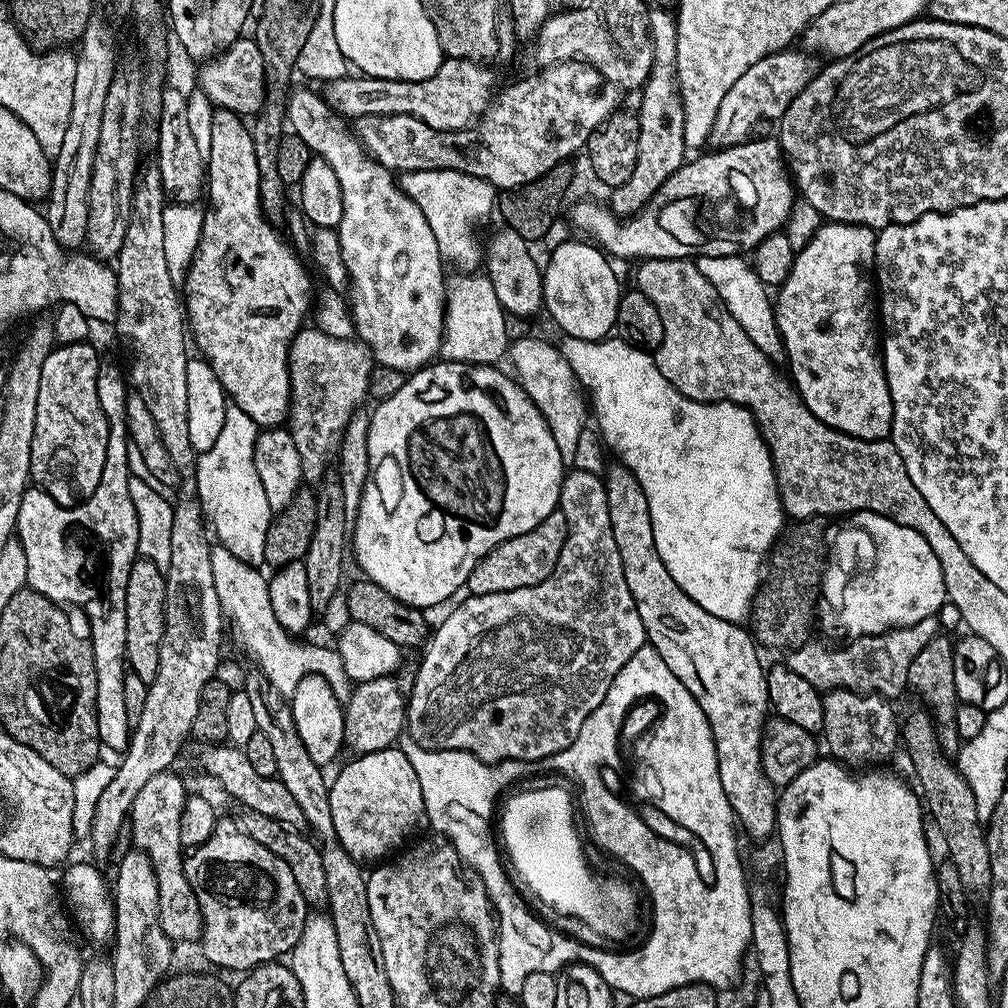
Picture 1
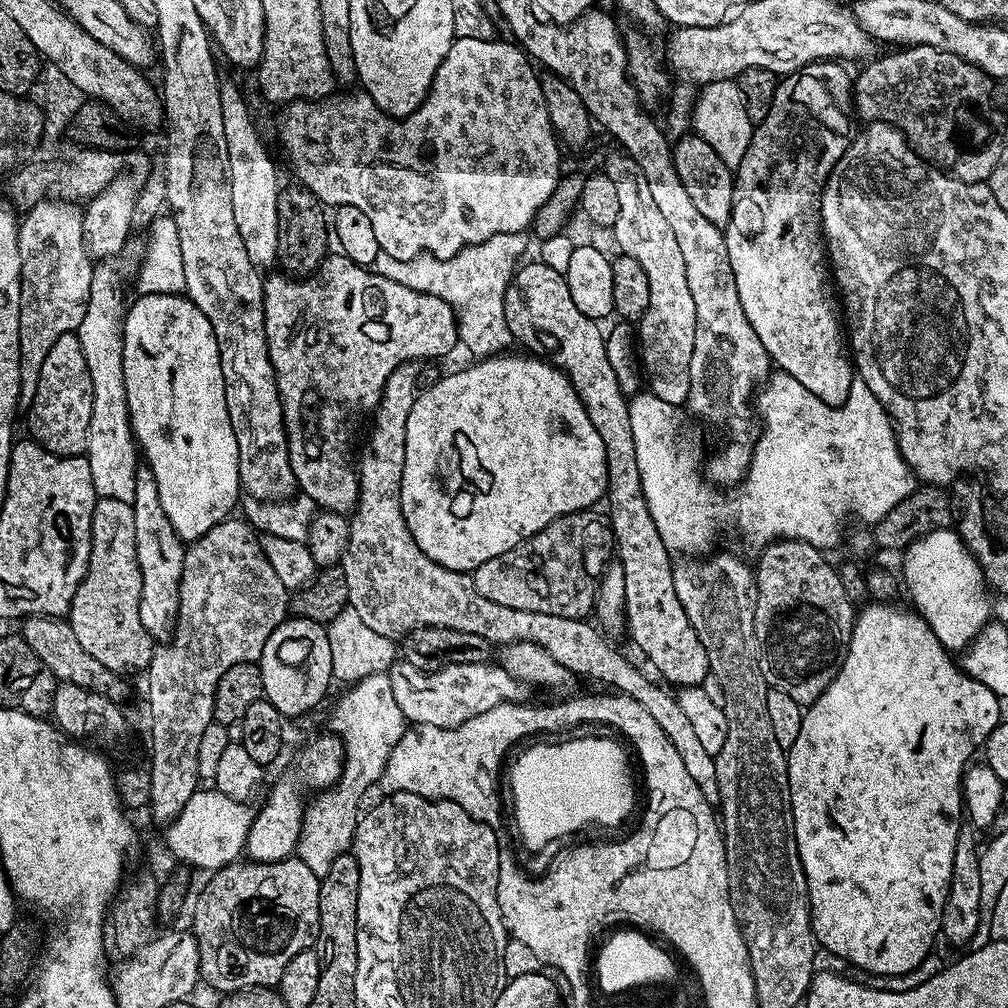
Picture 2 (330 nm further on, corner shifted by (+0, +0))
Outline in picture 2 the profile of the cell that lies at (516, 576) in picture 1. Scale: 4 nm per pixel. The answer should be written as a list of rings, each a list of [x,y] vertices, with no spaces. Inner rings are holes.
[[[585,510],[559,516],[538,534],[518,546],[482,562],[471,573],[482,598],[510,606],[510,610],[530,610],[534,614],[554,614],[558,618],[582,620],[593,615],[596,606],[597,577],[588,569],[588,551],[609,539],[610,524],[603,511]]]

